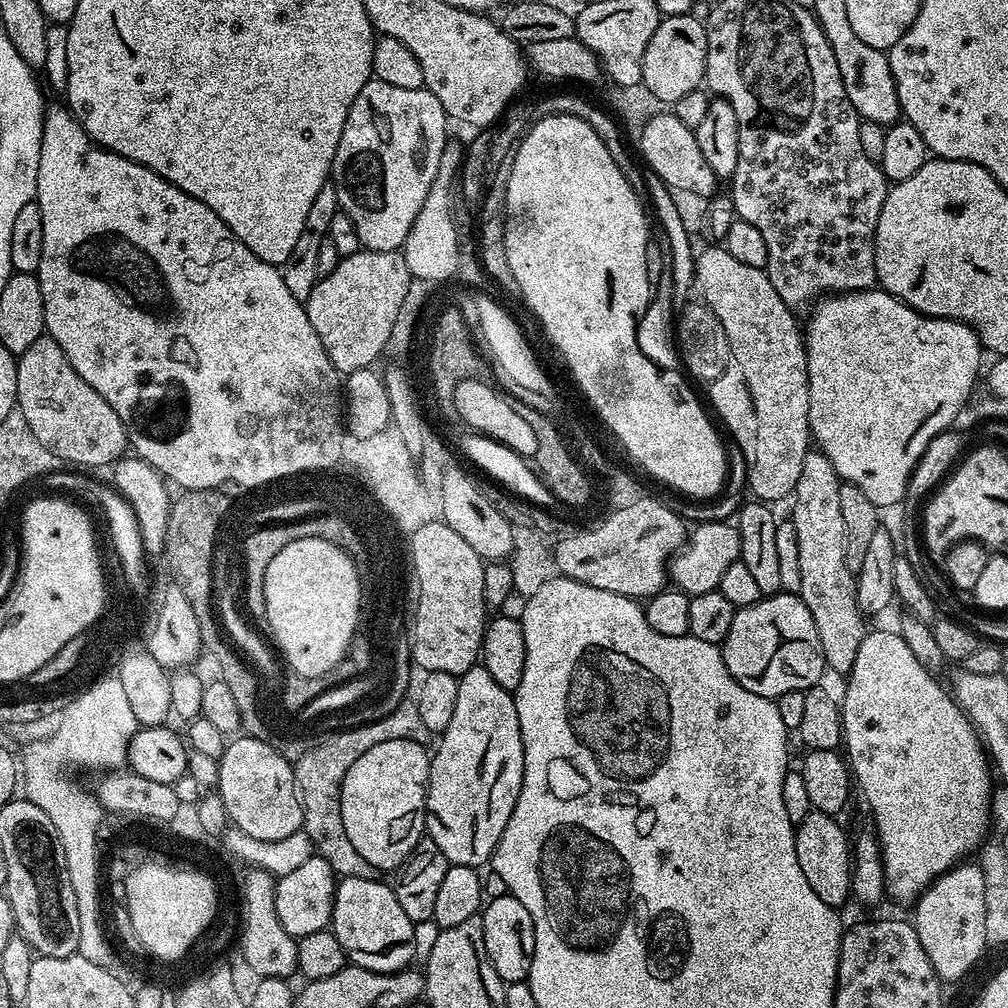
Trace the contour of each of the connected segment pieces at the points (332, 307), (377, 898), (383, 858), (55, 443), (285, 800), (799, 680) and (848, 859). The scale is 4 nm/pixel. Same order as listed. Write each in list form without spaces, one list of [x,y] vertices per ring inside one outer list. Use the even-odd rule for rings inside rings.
[[[400,250],[358,251],[343,257],[330,274],[319,277],[306,307],[310,326],[322,338],[322,346],[326,346],[326,354],[338,373],[347,374],[375,365],[384,348],[389,347],[394,318],[413,279]]]
[[[343,877],[333,898],[330,931],[342,942],[345,957],[355,967],[371,972],[398,972],[409,967],[415,952],[415,923],[406,918],[406,910],[394,894],[392,884],[381,880]]]
[[[412,741],[378,742],[346,771],[341,783],[341,814],[346,835],[370,866],[399,869],[426,832],[427,747]]]
[[[47,334],[40,336],[38,342],[30,346],[30,350],[19,353],[16,362],[18,374],[18,390],[16,391],[16,408],[25,415],[26,422],[30,424],[30,430],[38,438],[42,446],[48,447],[54,455],[58,455],[70,464],[86,464],[87,469],[100,467],[103,470],[115,465],[129,451],[128,435],[122,426],[122,418],[114,414],[110,402],[94,390],[94,386],[87,384],[70,366],[70,358],[62,354],[62,346],[54,342]]]
[[[247,734],[237,735],[233,740],[236,741],[233,744],[231,741],[218,757],[218,795],[225,817],[238,830],[258,839],[284,839],[301,831],[303,810],[296,795],[293,765],[287,755]]]
[[[783,590],[736,609],[722,651],[736,683],[759,696],[777,698],[787,691],[815,688],[821,683],[820,675],[826,672],[818,626],[814,626],[806,602],[802,602],[799,595]]]
[[[812,811],[802,818],[802,822],[795,825],[796,829],[796,849],[798,850],[798,866],[802,866],[802,874],[806,874],[806,882],[810,882],[810,887],[814,889],[814,894],[822,898],[830,907],[839,909],[840,904],[850,900],[852,891],[852,866],[853,857],[850,855],[850,836],[844,833],[841,821],[834,816],[828,816],[825,812]]]

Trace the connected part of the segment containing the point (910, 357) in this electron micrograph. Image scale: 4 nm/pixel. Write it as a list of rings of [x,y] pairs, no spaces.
[[[879,286],[868,288],[865,292],[829,294],[815,301],[814,307],[808,314],[808,325],[805,323],[802,331],[810,390],[808,430],[815,447],[822,454],[826,454],[826,458],[830,458],[830,466],[834,466],[841,481],[858,486],[858,490],[862,490],[862,494],[866,494],[866,498],[870,498],[870,502],[874,502],[877,509],[881,510],[892,503],[903,501],[908,494],[908,484],[912,473],[916,464],[923,458],[923,452],[930,445],[930,440],[935,435],[951,429],[955,416],[973,399],[972,387],[975,386],[976,375],[980,372],[980,352],[982,353],[980,339],[976,337],[976,332],[968,324],[957,320],[936,320],[933,316],[924,316],[923,313],[911,308],[909,304],[902,303]]]

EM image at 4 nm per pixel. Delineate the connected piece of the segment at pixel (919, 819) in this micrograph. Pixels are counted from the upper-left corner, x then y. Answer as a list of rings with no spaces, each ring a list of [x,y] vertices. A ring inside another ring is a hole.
[[[869,631],[865,635],[862,646],[858,646],[858,658],[854,658],[852,671],[847,673],[848,689],[844,692],[844,700],[842,696],[842,715],[844,718],[842,748],[846,753],[855,787],[858,792],[864,795],[864,800],[868,803],[869,810],[872,811],[872,820],[876,823],[874,831],[876,839],[880,842],[880,860],[884,863],[886,892],[889,897],[892,895],[896,900],[909,900],[909,902],[915,901],[944,872],[955,868],[965,858],[971,857],[968,855],[972,851],[975,853],[984,844],[990,832],[989,812],[994,791],[994,784],[992,784],[994,772],[990,767],[989,753],[982,743],[980,733],[976,731],[976,725],[960,709],[951,691],[945,685],[943,688],[932,676],[935,675],[926,666],[922,666],[922,662],[918,662],[918,658],[914,658],[914,650],[910,650],[910,646],[906,646],[906,642],[900,637],[899,631]]]

